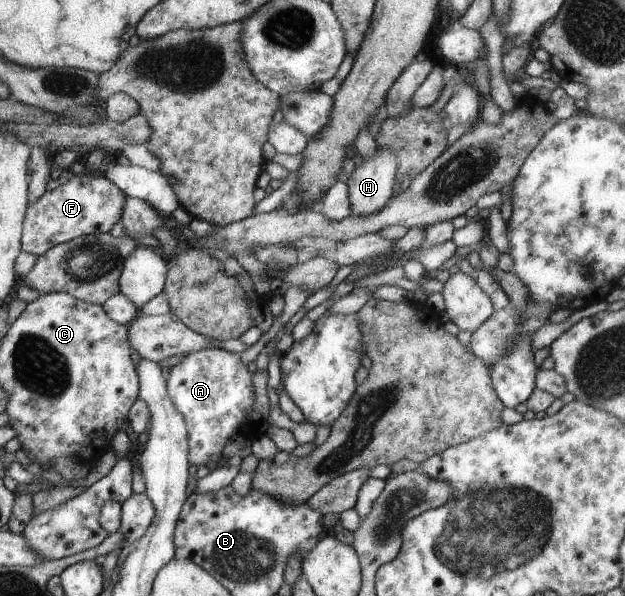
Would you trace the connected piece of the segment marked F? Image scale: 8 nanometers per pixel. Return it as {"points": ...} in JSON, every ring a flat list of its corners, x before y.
{"points":[[67,173,67,182,27,206,22,221,20,251,40,256,58,243,80,235,107,233,120,220,126,195,105,176]]}

